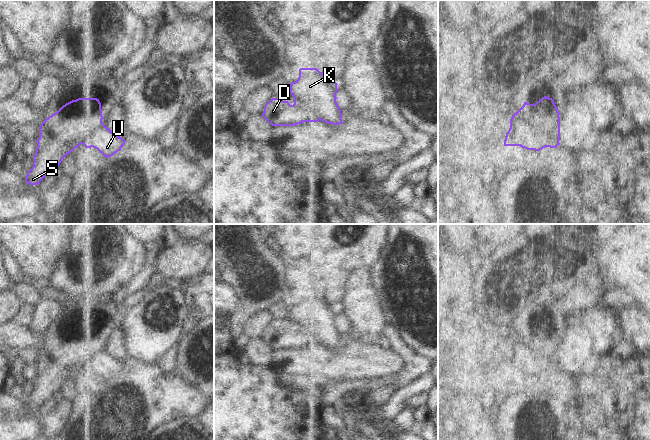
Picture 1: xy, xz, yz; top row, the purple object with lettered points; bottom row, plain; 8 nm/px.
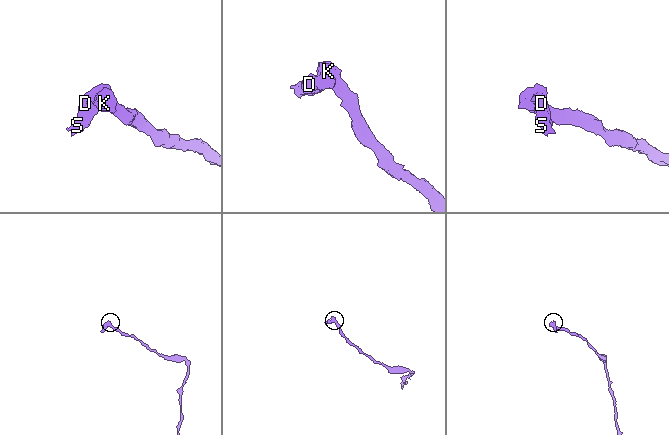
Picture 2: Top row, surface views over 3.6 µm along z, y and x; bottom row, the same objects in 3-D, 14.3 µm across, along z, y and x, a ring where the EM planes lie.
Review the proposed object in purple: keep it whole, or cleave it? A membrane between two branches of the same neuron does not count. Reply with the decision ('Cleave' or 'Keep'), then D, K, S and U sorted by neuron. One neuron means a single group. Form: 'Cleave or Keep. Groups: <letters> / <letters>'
Cleave. Groups: D S / K U

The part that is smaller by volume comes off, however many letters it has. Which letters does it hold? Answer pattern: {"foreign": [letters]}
{"foreign": ["D", "S"]}

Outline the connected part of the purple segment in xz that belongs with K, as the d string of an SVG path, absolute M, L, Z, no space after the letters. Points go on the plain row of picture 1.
M300 292L299 301L289 308L293 322L308 328L312 336L317 332L322 346L342 348L341 334L336 326L337 307L317 292Z

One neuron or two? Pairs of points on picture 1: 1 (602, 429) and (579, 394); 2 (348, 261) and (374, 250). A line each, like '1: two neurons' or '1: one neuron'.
1: two neurons
2: one neuron

